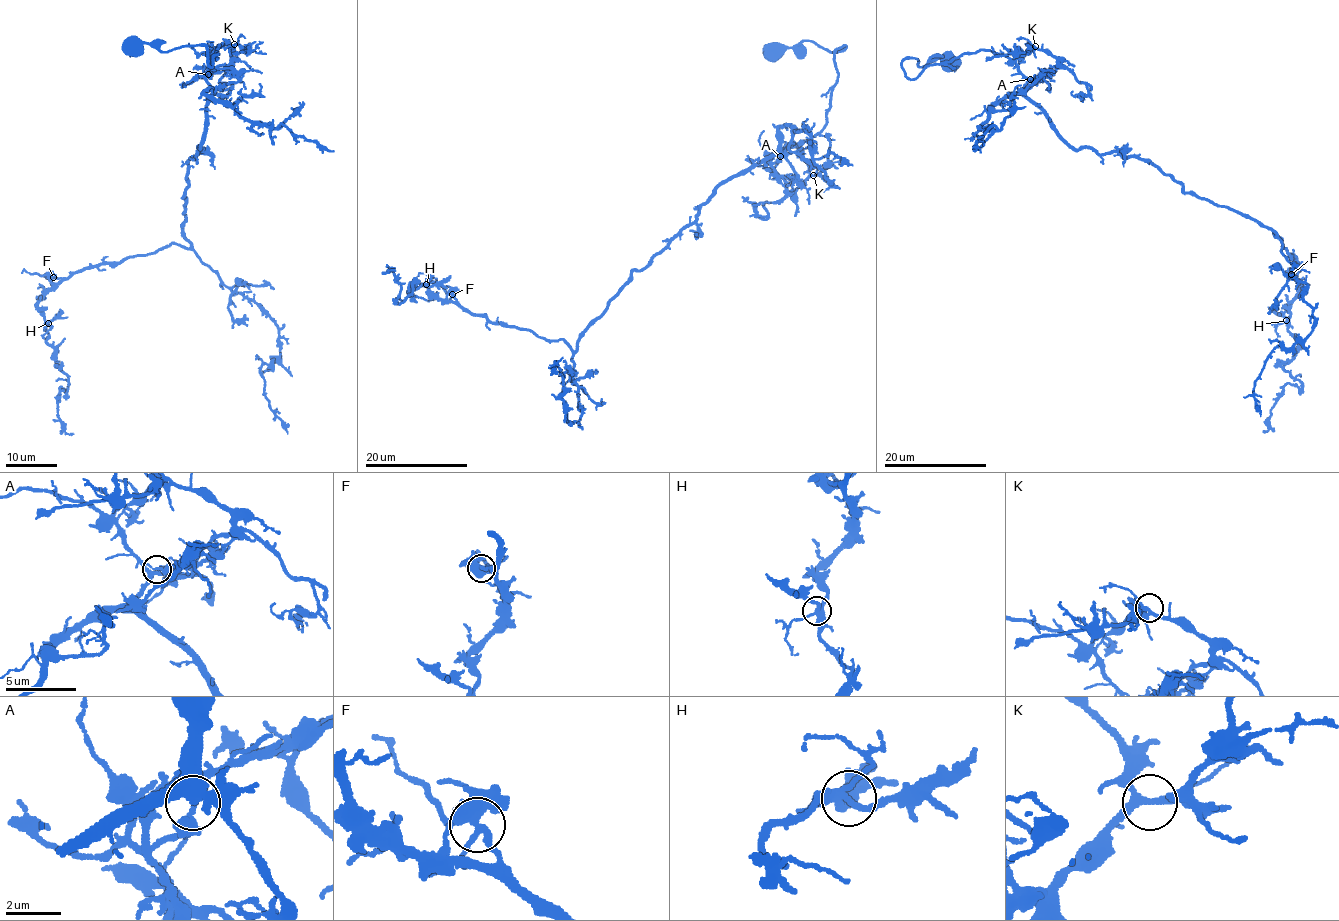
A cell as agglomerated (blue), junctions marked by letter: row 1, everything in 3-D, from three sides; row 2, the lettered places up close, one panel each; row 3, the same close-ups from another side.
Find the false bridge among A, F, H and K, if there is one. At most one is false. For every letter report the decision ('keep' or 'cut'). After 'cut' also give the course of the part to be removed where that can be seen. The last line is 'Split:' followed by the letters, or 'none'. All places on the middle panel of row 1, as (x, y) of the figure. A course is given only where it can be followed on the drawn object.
A: cut; foreign part runs (780, 156), (772, 164), (785, 189), (793, 192), (810, 174), (810, 166), (796, 147), (782, 148)
F: keep
H: keep
K: keep
Split: A

